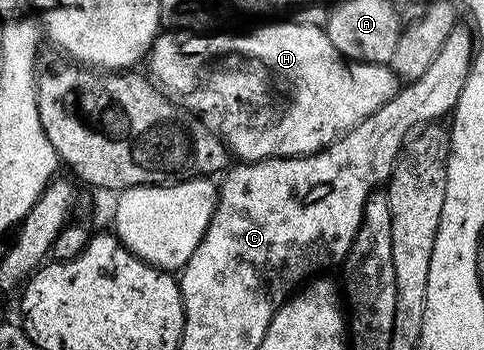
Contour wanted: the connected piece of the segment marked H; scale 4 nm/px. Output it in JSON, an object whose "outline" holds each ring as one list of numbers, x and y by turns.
{"outline":[[291,21,291,23,262,23,259,27,248,28,247,31,226,30,222,29,217,33,183,33,178,29,163,30,154,38,154,43,150,47,148,57,153,59,154,63,148,67,148,75,163,92,171,91,174,95,193,95,194,97,199,94,201,89,198,71,202,71,202,68,206,67,206,63,210,63,210,55,222,55,222,51,230,51,230,55,226,55,226,59,234,59,234,55,238,55,238,59,246,59,246,63,250,63,250,67,246,67,246,75,250,75,250,83,262,83,262,95,266,95,266,99,270,99,270,103,274,103,274,107,262,107,262,111,266,111,266,115,278,115,278,119,238,119,238,123,218,123,218,127,222,127,220,138,226,144,229,154,233,158,235,155,235,160,243,163,255,163,261,159,297,159,299,155,315,155,316,152,324,150,330,144,342,138,347,131,352,130,356,125,360,125,360,121,372,117,372,113,376,113,376,109,380,109,380,105,392,101,392,97,397,95,400,90,400,80,389,65,385,63,363,63,347,59,346,56,338,52,336,45,332,45,332,41,326,36,325,30,317,23,299,23,297,21]]}

